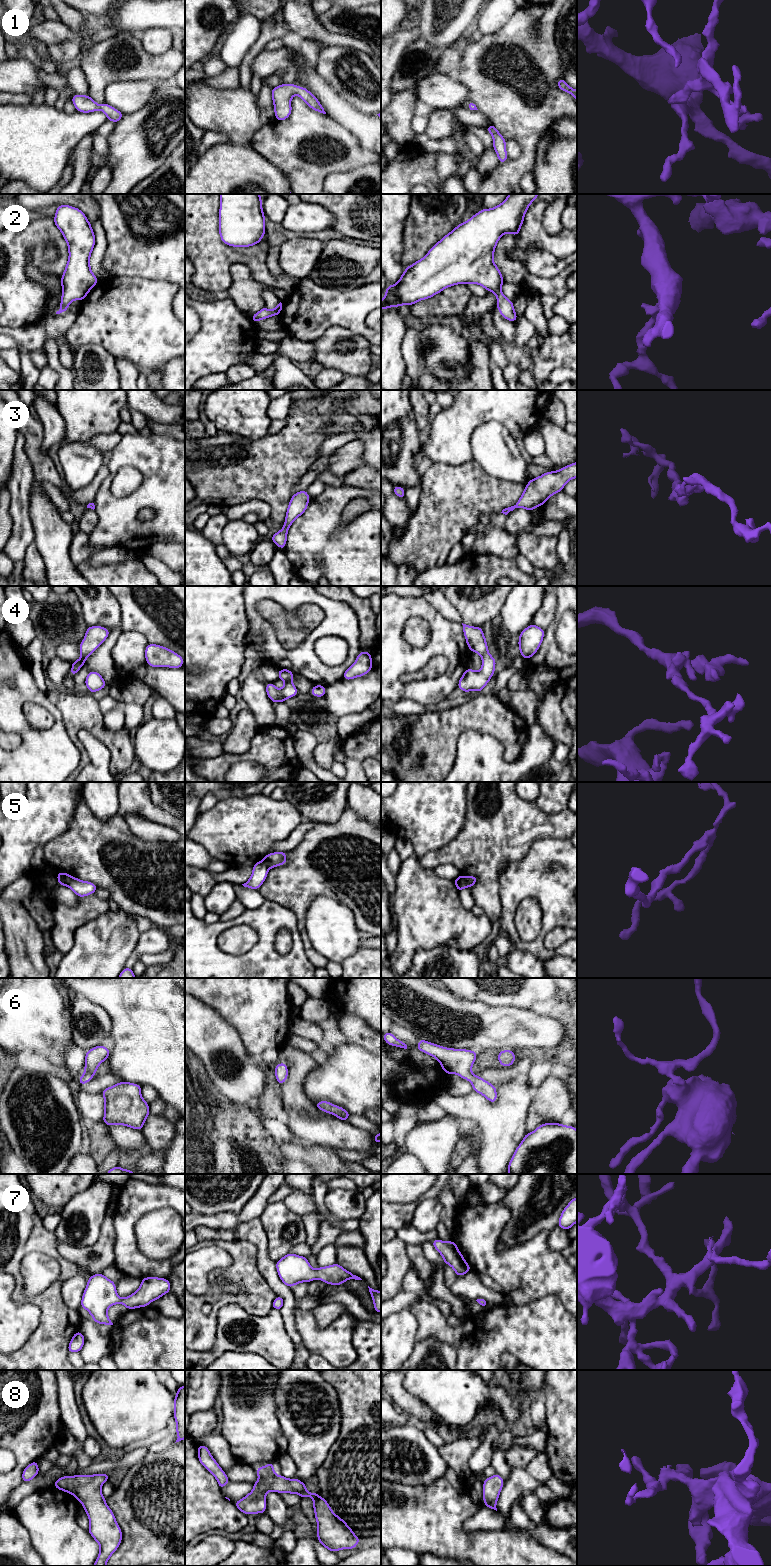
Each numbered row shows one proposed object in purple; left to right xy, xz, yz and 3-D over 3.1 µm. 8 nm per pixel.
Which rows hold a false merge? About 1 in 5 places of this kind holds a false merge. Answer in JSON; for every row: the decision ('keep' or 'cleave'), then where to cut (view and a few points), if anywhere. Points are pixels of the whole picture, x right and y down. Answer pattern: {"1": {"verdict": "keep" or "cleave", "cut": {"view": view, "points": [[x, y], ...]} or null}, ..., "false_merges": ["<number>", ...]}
{"1": {"verdict": "keep", "cut": null}, "2": {"verdict": "keep", "cut": null}, "3": {"verdict": "keep", "cut": null}, "4": {"verdict": "keep", "cut": null}, "5": {"verdict": "cleave", "cut": {"view": "yz", "points": [[460, 876], [467, 886]]}}, "6": {"verdict": "keep", "cut": null}, "7": {"verdict": "keep", "cut": null}, "8": {"verdict": "keep", "cut": null}, "false_merges": ["5"]}

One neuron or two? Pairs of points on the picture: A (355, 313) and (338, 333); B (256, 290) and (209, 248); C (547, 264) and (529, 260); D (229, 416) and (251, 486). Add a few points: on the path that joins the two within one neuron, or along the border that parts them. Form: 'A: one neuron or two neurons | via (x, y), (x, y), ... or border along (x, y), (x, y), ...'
A: two neurons | border along (321, 335), (329, 328), (341, 325), (364, 338)
B: two neurons | border along (246, 264), (231, 266), (232, 283), (226, 290)
C: one neuron | via (543, 264), (533, 260)
D: two neurons | border along (219, 430), (257, 439)

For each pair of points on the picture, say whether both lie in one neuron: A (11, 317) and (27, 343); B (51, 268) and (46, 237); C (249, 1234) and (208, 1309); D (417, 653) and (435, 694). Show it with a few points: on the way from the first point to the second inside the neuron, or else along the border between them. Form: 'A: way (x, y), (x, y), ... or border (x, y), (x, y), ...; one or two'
A: border (40, 320), (31, 324), (10, 327); two
B: way (43, 261), (40, 258), (40, 245); one
C: border (236, 1238), (242, 1238), (255, 1245), (256, 1262); two
D: way (399, 666), (396, 681), (405, 690), (417, 691); one

